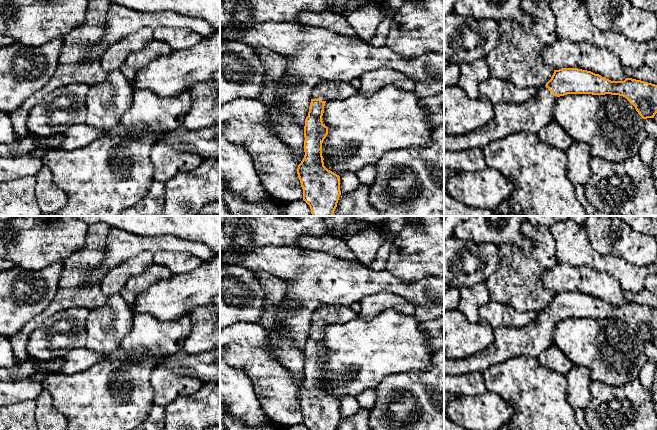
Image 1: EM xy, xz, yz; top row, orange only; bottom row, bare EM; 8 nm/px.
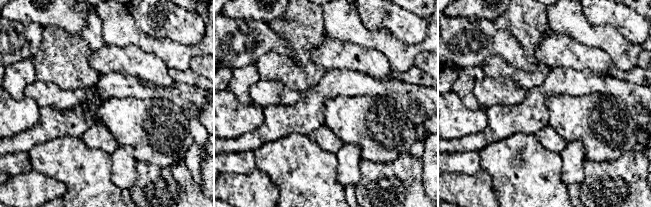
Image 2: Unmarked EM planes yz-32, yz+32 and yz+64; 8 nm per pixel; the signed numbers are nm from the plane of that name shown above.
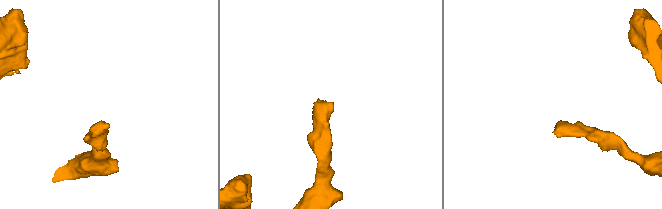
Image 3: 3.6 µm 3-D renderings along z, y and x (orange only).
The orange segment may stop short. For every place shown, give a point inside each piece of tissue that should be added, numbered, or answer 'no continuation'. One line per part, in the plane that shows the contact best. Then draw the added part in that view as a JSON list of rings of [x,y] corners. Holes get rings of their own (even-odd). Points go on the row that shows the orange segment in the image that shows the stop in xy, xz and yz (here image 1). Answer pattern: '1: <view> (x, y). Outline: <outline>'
1: xz (325, 90). Outline: [[[322,80],[312,89],[311,99],[345,100],[357,92],[358,90],[348,82]]]

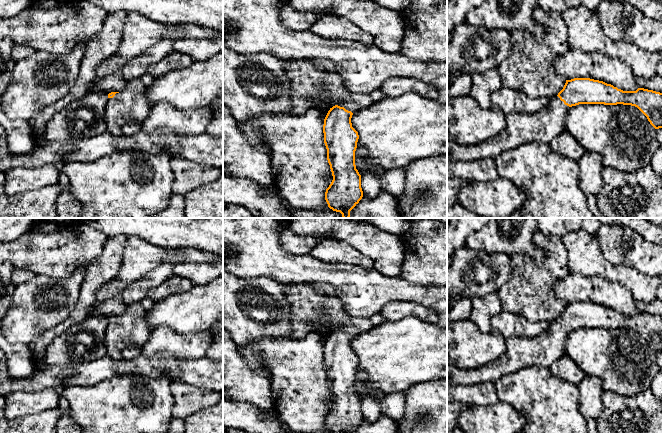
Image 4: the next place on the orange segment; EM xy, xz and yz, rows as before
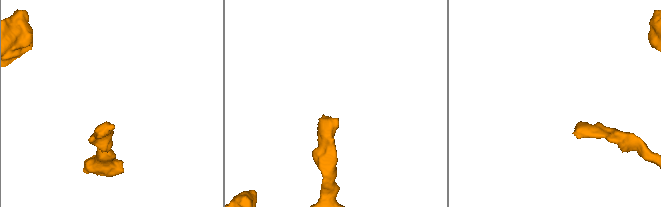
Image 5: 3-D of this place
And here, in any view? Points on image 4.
1: xz (355, 102). Outline: [[[352,93],[342,103],[338,104],[346,110],[351,111],[353,114],[370,107],[373,101],[370,95],[363,95],[359,93]]]

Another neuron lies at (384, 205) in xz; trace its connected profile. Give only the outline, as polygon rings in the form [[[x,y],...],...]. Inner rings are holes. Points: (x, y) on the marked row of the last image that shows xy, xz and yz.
[[[385,191],[375,198],[363,195],[358,204],[350,211],[349,218],[401,218],[397,210],[396,198]]]

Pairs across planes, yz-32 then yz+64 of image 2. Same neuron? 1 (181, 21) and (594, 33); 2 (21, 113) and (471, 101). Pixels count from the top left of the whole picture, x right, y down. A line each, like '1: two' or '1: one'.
1: two
2: two

